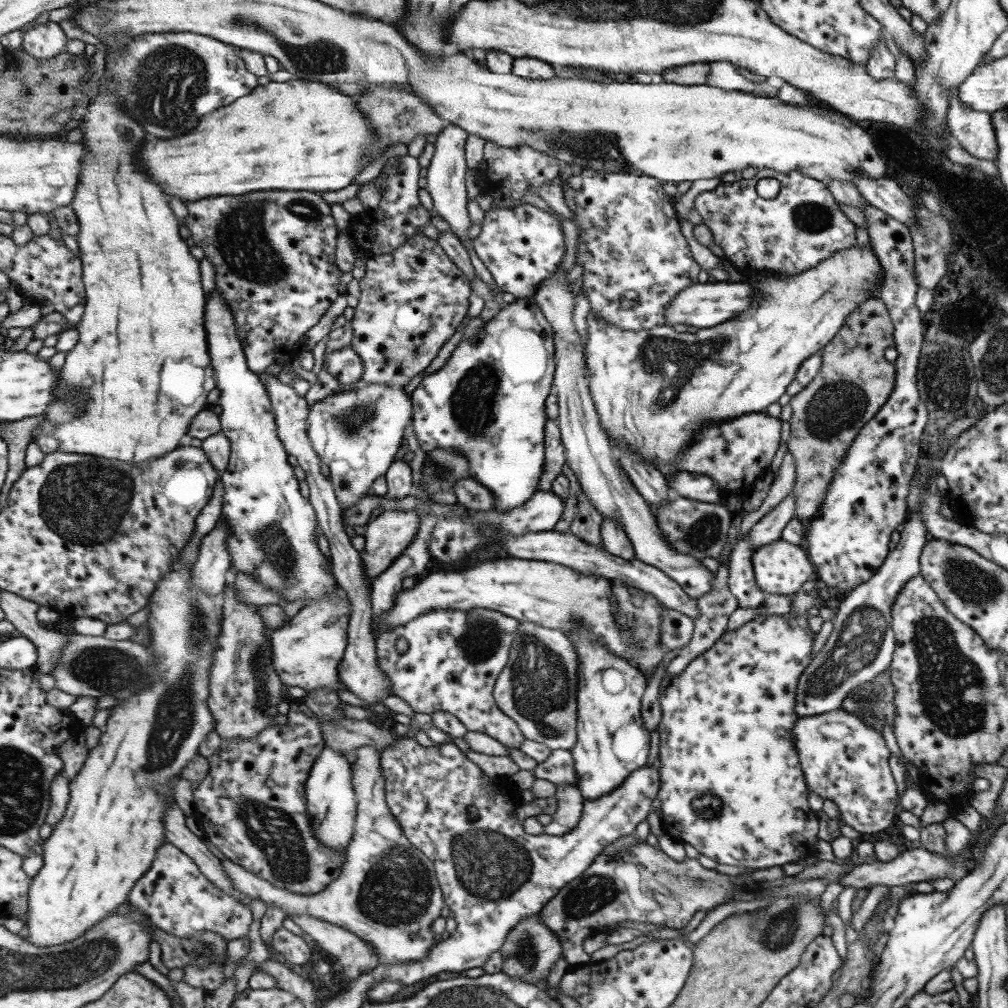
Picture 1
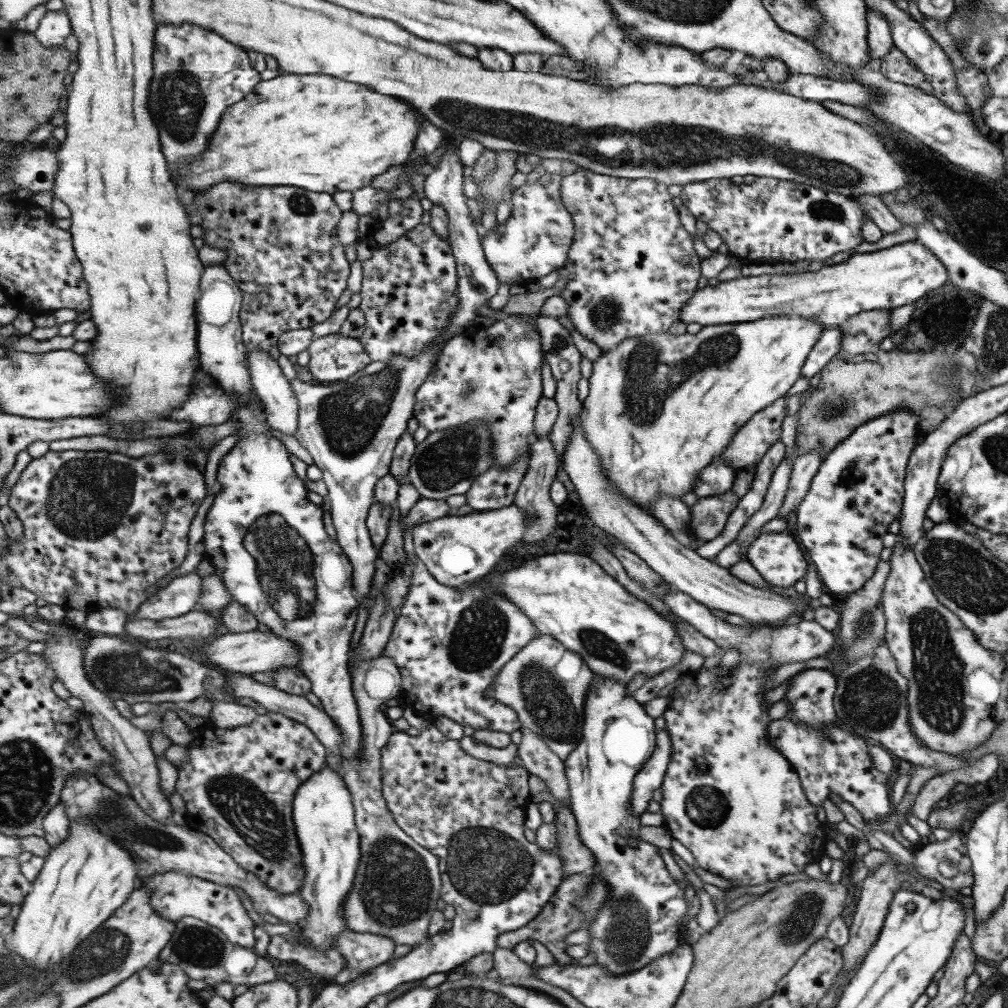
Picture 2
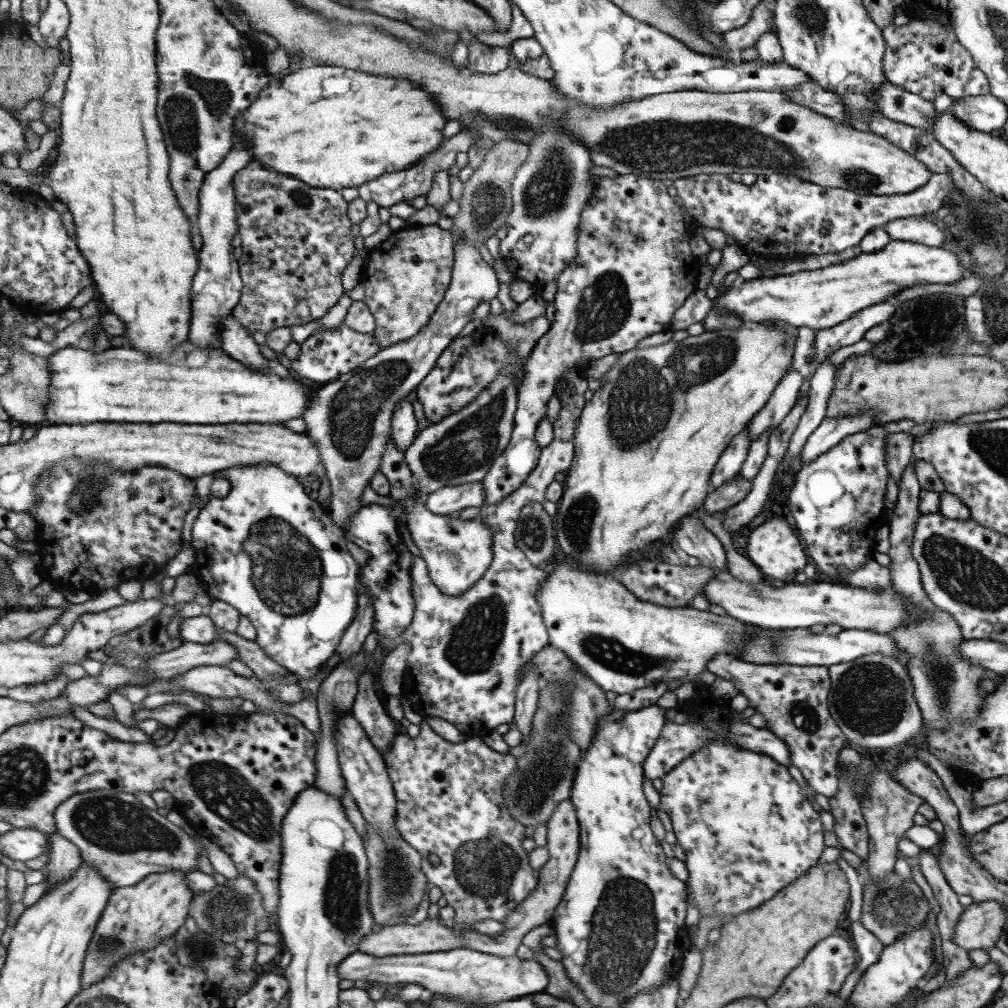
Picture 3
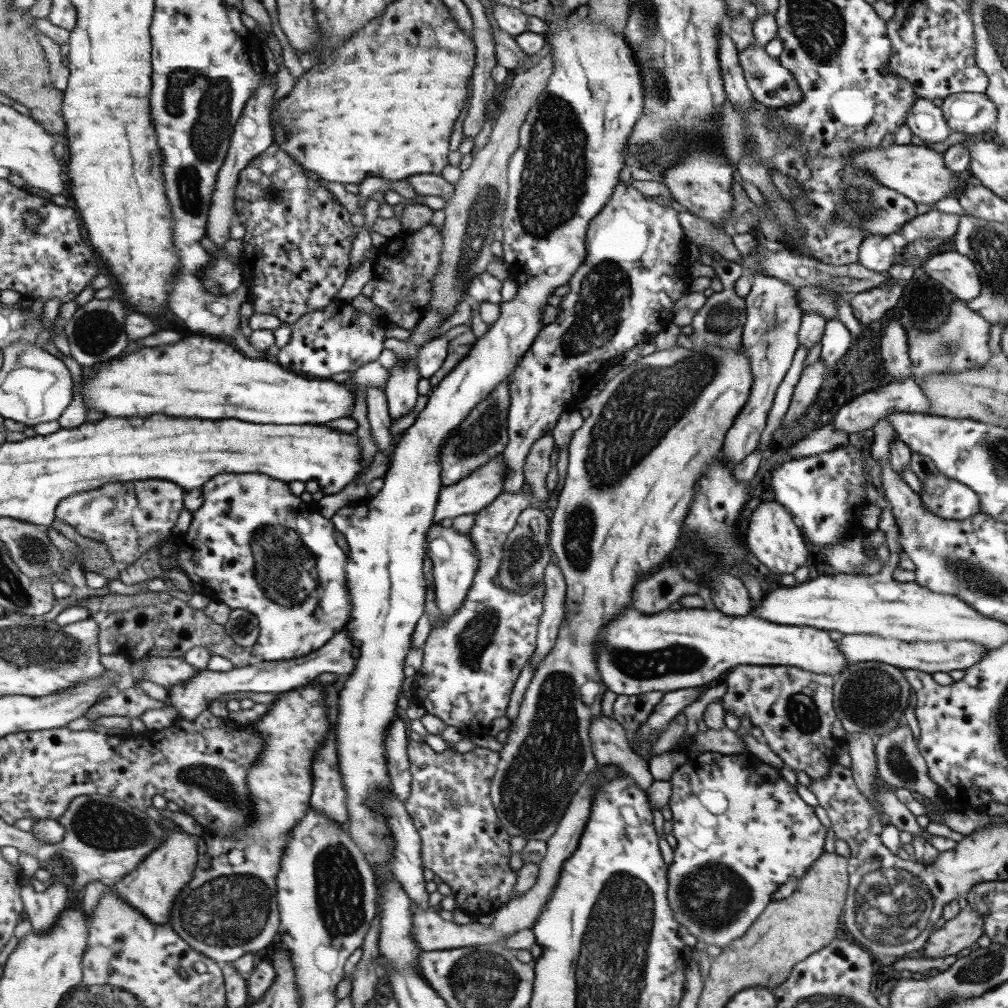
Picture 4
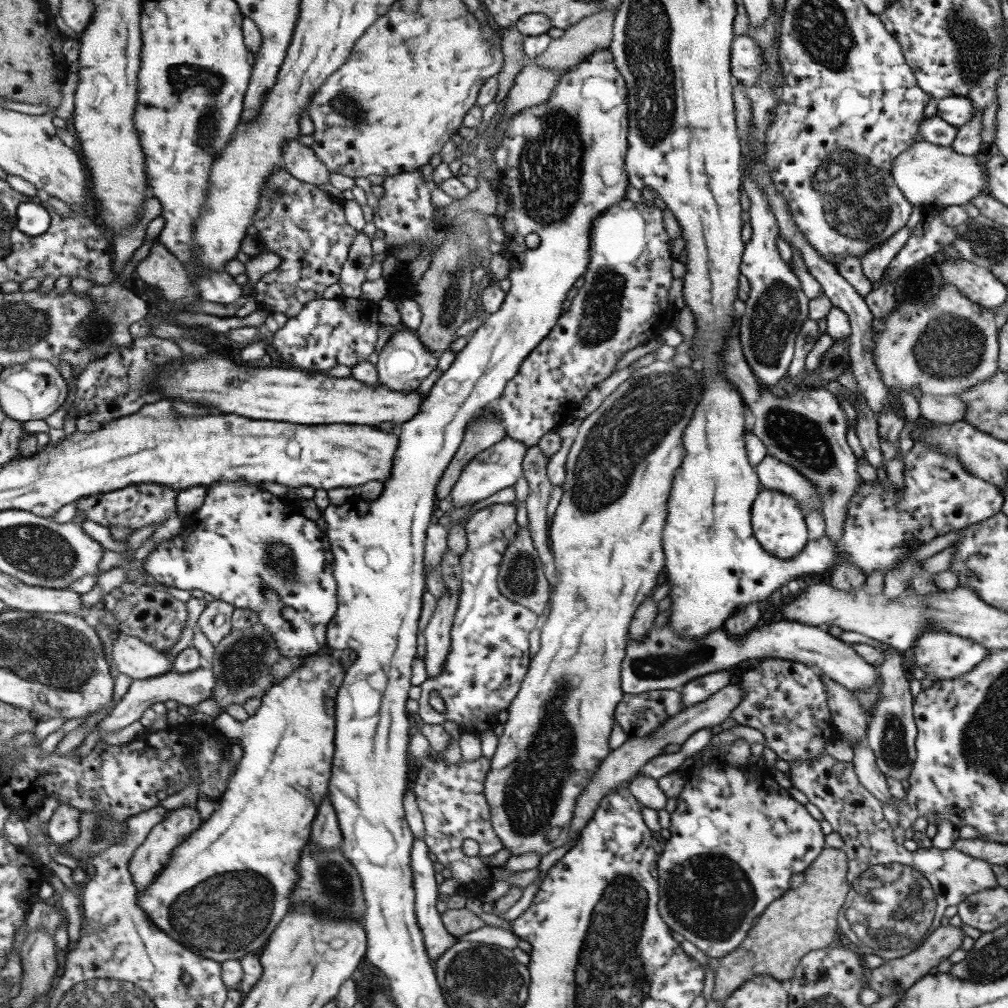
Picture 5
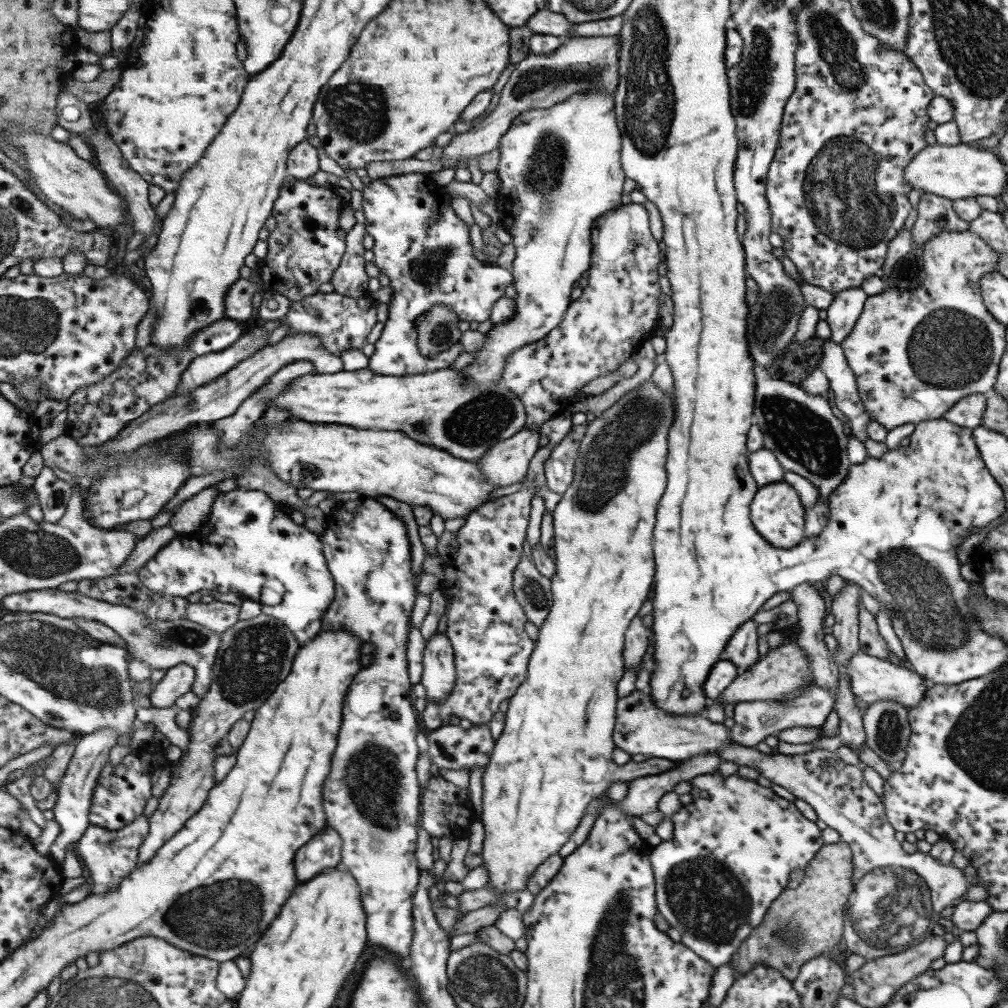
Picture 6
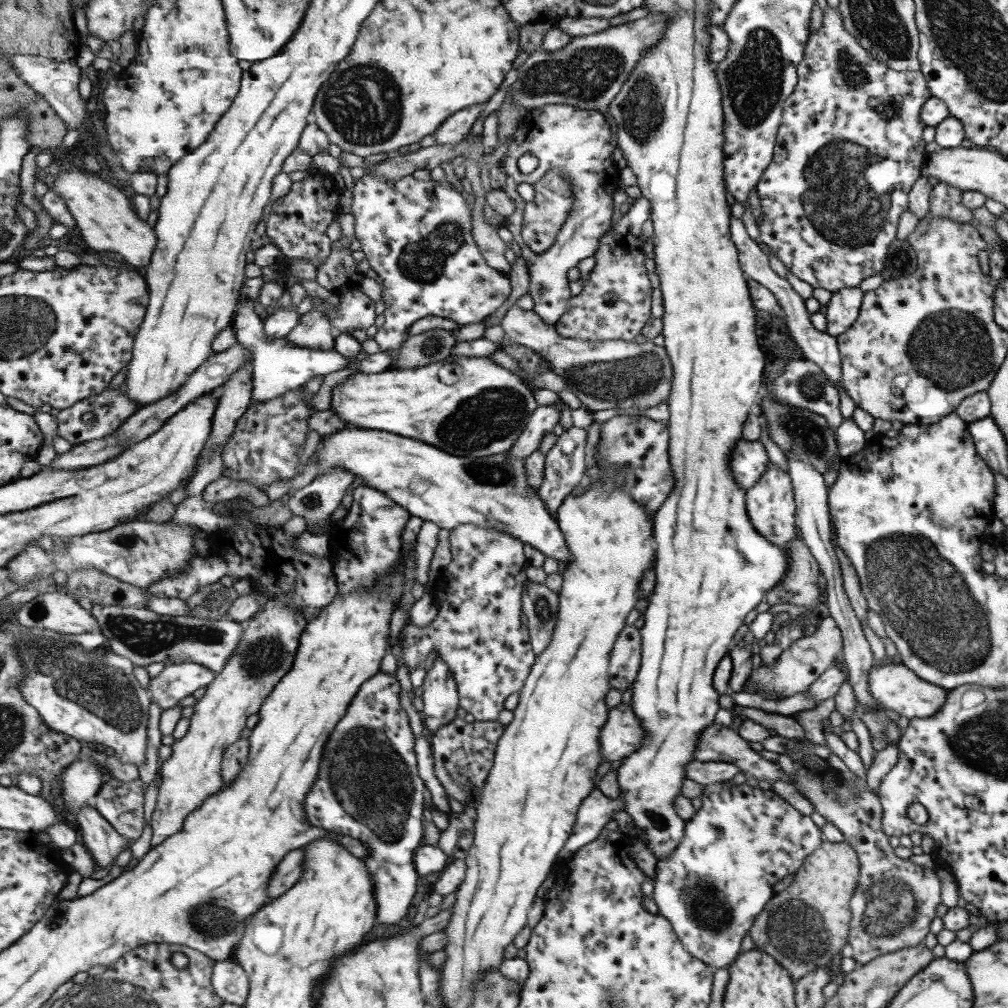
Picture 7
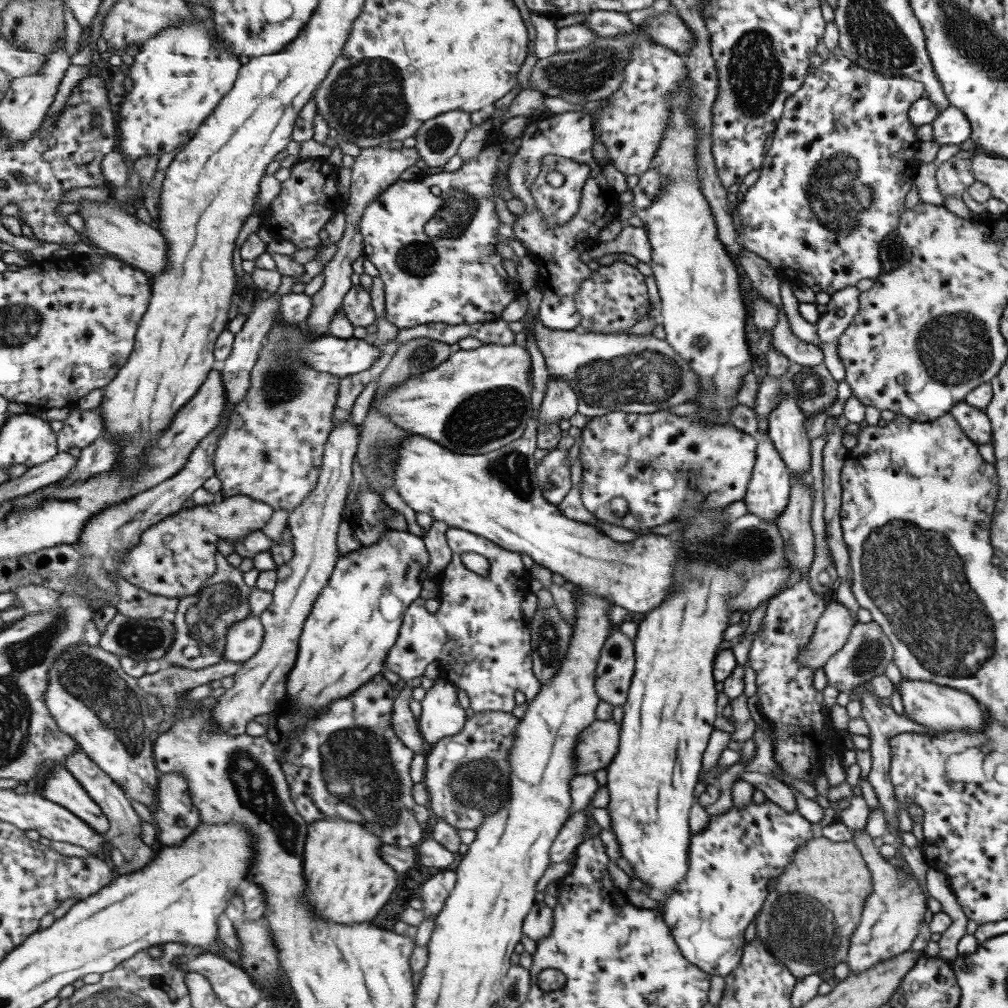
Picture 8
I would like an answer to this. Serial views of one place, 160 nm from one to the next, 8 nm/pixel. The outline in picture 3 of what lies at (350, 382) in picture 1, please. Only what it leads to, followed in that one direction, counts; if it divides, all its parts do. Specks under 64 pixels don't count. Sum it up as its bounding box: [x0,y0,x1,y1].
[290,319,382,385]

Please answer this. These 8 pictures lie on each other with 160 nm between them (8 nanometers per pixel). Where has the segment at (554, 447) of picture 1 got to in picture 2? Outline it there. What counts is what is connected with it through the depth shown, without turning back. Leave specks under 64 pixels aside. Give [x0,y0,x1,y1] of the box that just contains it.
[512,434,561,546]

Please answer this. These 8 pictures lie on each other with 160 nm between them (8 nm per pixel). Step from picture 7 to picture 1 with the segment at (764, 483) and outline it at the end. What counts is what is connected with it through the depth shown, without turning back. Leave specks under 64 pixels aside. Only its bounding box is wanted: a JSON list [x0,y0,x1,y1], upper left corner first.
[751,538,814,596]

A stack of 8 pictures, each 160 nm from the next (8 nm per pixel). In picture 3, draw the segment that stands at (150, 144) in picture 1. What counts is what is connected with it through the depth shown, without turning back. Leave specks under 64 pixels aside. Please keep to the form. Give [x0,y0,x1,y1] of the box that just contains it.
[235,65,448,191]

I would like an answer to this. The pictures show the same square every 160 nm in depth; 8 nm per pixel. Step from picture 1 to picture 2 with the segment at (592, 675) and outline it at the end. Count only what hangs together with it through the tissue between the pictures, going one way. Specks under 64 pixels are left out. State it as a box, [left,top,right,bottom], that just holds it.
[563,675,687,974]

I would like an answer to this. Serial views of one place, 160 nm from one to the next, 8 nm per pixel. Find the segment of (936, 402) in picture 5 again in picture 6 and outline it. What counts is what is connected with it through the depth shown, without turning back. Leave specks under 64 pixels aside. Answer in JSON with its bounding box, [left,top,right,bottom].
[941,393,985,429]

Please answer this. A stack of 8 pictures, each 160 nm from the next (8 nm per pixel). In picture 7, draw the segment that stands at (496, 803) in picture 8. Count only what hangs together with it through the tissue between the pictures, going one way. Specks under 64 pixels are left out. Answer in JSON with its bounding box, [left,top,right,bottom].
[429,717,506,808]

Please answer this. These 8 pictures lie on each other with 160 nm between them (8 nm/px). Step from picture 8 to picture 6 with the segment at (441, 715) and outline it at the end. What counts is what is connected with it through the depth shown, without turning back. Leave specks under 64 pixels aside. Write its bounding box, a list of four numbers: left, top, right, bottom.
[420,632,457,702]

